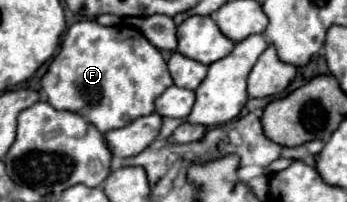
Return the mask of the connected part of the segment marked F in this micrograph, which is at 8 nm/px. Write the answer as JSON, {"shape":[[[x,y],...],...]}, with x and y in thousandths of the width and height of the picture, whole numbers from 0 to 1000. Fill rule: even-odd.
{"shape":[[[236,99],[196,139],[179,238],[115,416],[127,485],[161,545],[219,554],[300,663],[438,564],[444,495],[501,406],[461,248],[403,149],[357,119],[294,129],[277,99]]]}

